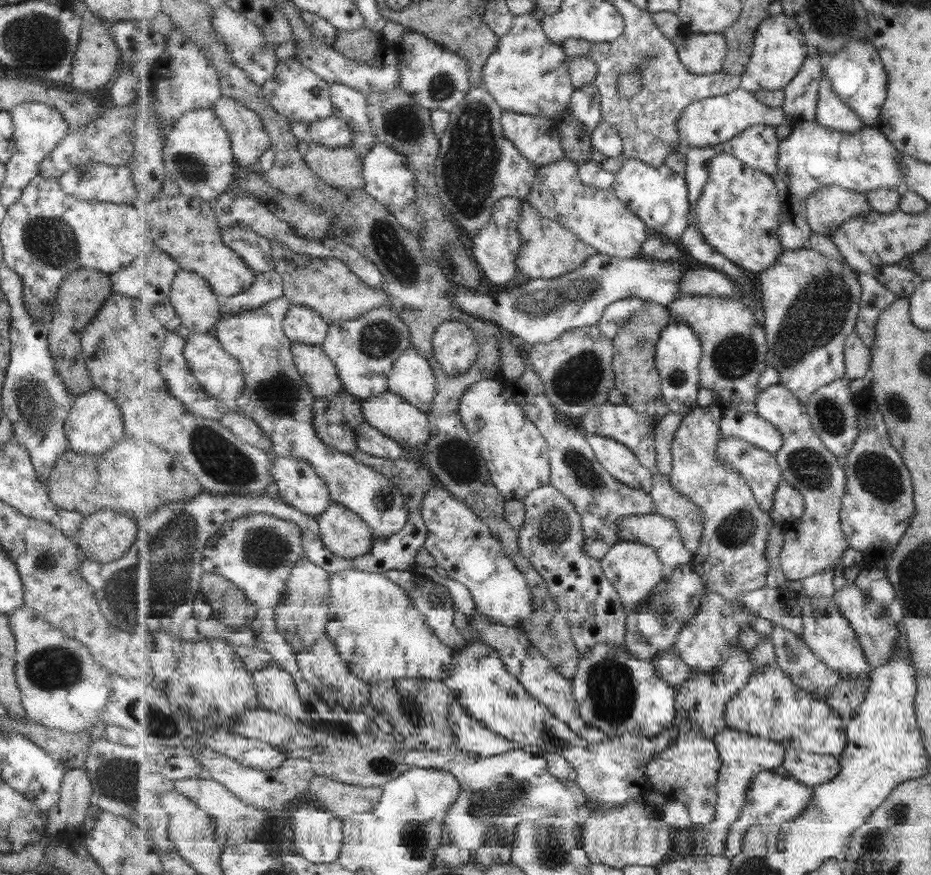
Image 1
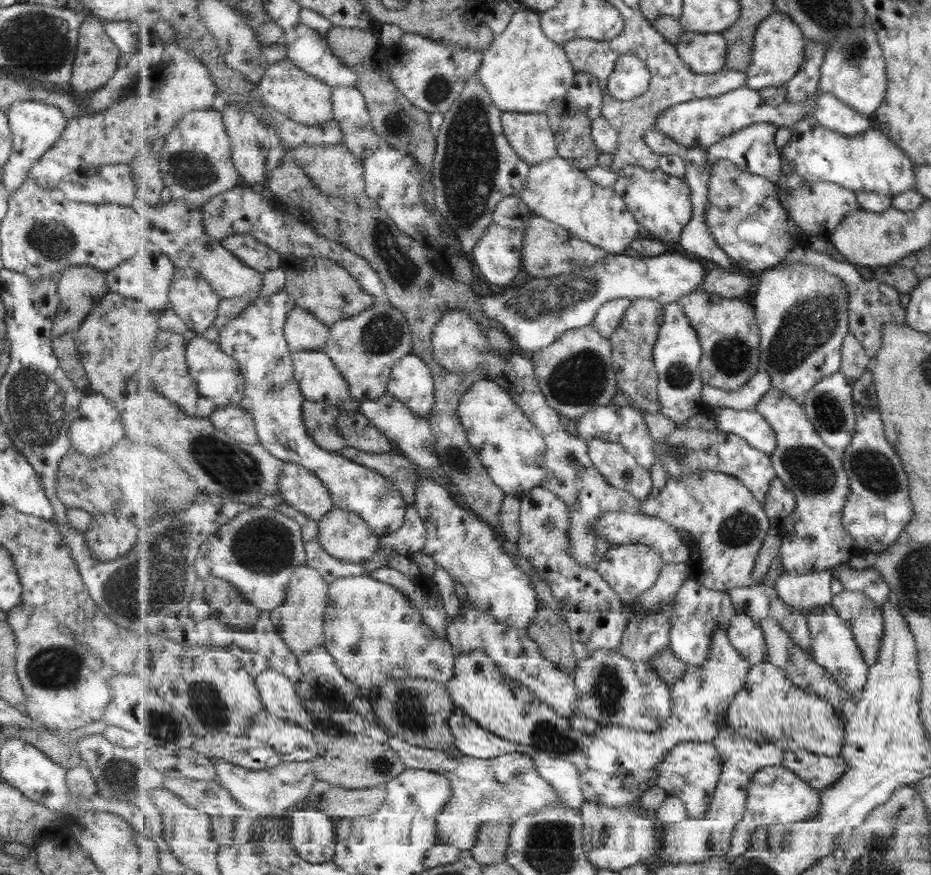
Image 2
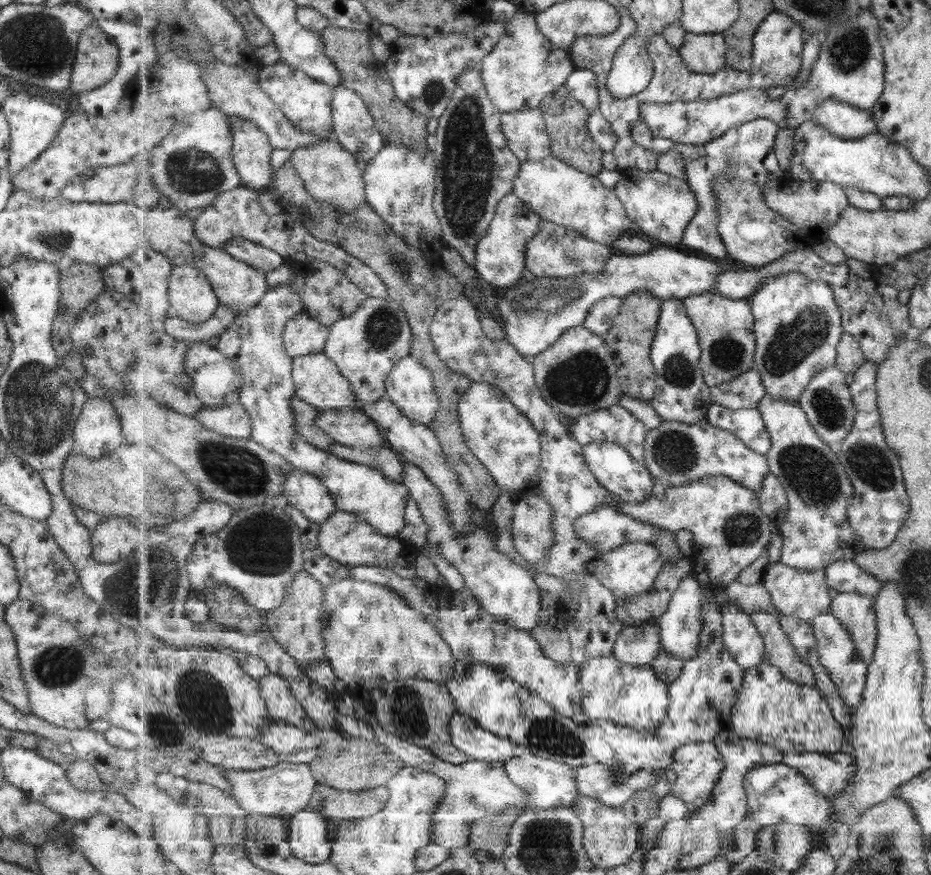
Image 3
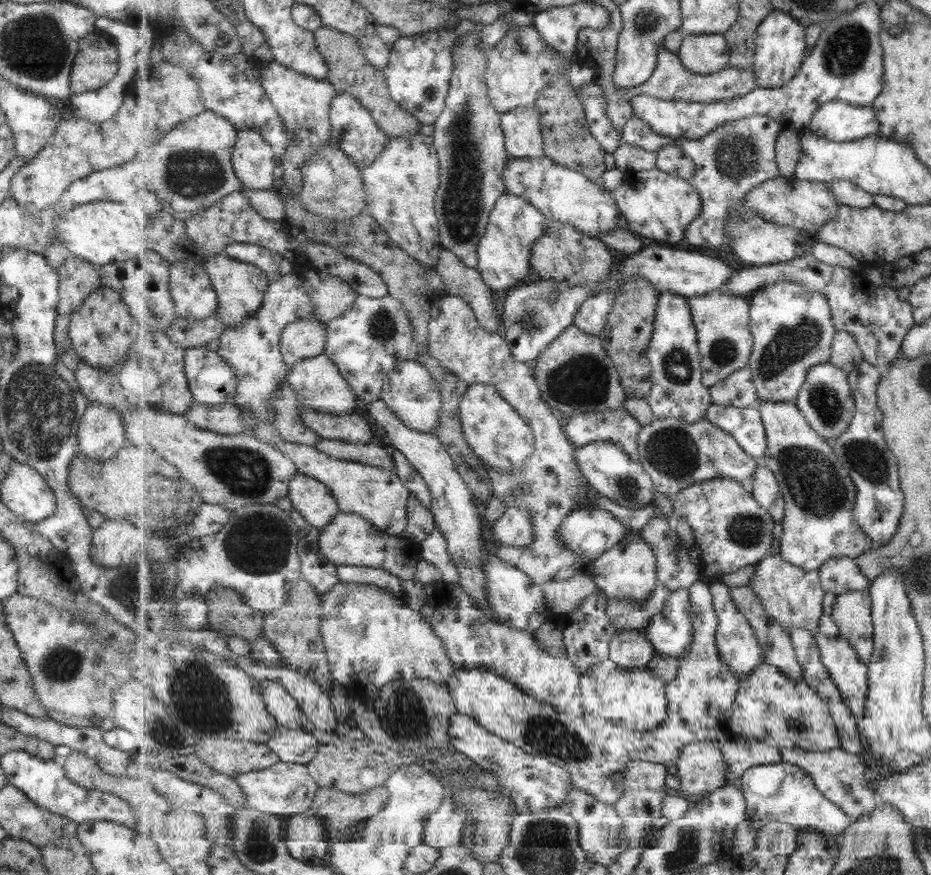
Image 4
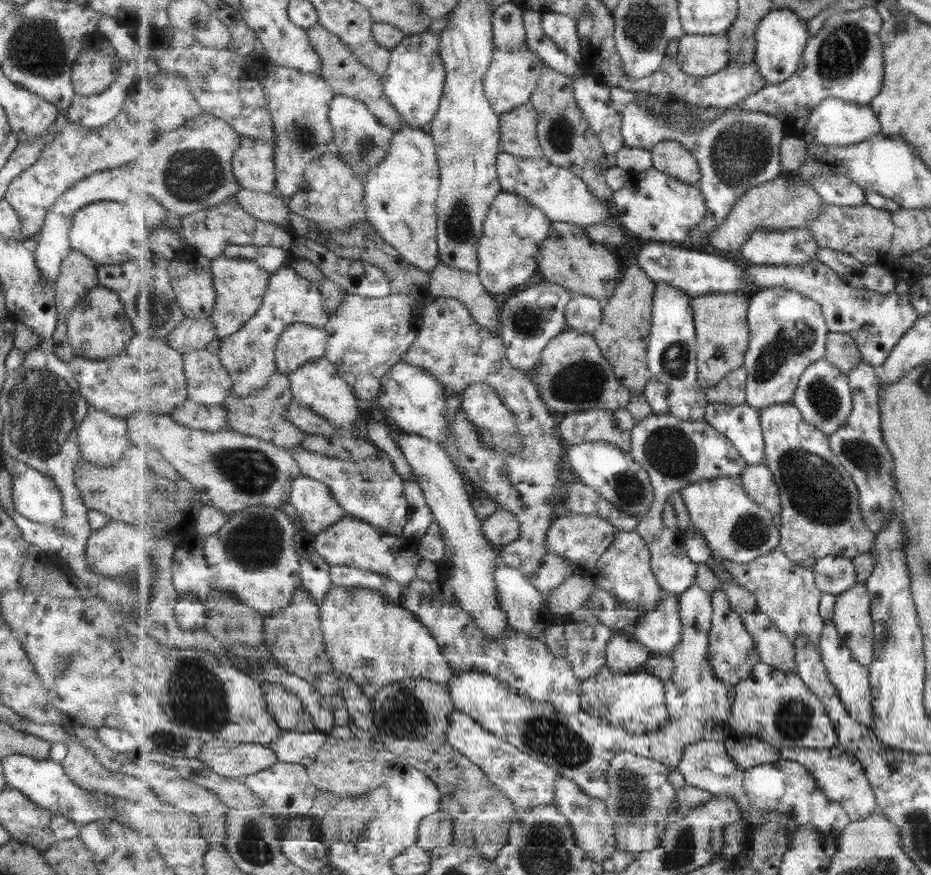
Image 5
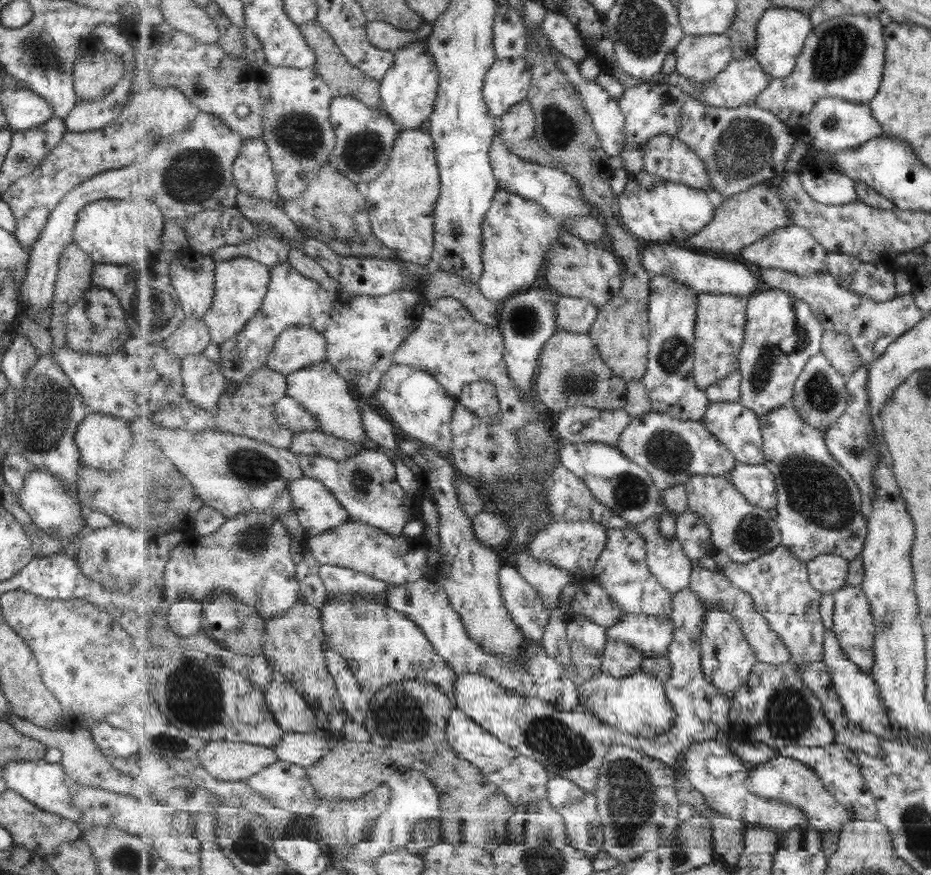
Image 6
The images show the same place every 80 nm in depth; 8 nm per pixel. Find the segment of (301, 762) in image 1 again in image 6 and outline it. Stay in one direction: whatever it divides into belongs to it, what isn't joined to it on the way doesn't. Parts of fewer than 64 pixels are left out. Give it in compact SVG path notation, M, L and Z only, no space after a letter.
M283 760L275 762L272 766L259 772L259 774L255 774L247 783L257 793L270 800L277 808L283 808L283 810L295 814L295 818L299 818L302 815L312 817L313 812L317 810L317 806L321 802L315 787L309 782L306 768Z

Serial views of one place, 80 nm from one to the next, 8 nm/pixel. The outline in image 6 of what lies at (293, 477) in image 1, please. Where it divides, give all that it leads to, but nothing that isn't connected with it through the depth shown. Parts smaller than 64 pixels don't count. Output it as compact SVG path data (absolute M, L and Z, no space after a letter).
M303 477L291 484L293 508L305 535L314 537L350 521L344 505L320 480Z

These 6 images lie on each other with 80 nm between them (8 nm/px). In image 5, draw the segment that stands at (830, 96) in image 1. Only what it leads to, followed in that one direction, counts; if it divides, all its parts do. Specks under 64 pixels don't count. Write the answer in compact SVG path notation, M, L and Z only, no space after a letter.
M835 97L821 101L802 129L803 138L808 143L818 142L827 146L851 146L864 142L881 132L880 120L871 105L858 105Z

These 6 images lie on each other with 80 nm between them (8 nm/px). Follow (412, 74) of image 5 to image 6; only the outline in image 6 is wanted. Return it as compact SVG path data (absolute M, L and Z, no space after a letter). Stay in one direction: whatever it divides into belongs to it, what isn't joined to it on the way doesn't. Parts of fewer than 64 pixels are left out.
M423 39L410 42L395 53L393 67L380 82L384 110L390 114L400 130L419 129L419 126L435 111L436 98L440 90L440 68L432 53L428 52L428 44Z

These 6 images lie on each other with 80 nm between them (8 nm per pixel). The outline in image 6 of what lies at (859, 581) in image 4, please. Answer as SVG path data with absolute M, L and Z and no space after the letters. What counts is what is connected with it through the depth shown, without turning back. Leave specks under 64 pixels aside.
M819 555L807 563L811 584L822 593L834 593L846 586L850 561L837 555Z

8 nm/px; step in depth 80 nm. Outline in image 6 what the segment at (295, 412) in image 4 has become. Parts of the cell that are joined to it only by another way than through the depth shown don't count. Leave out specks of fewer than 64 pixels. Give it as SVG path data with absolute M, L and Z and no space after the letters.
M263 367L253 375L248 383L236 385L228 381L227 391L221 397L219 406L214 412L211 428L219 432L237 433L239 436L253 437L255 440L267 441L281 448L288 448L295 432L281 426L275 417L275 404L288 394L287 377L280 372Z

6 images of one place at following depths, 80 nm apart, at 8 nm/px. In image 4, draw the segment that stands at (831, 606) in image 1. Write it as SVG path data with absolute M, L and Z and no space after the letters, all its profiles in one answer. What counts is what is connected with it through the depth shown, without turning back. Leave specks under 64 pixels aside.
M824 614L820 618L820 627L816 634L817 644L820 648L820 655L823 664L828 668L832 679L840 688L841 696L844 697L845 704L852 709L853 716L858 721L865 716L866 703L868 702L868 664L860 659L860 653L849 642L848 637L841 632L840 625L833 620L832 616Z

